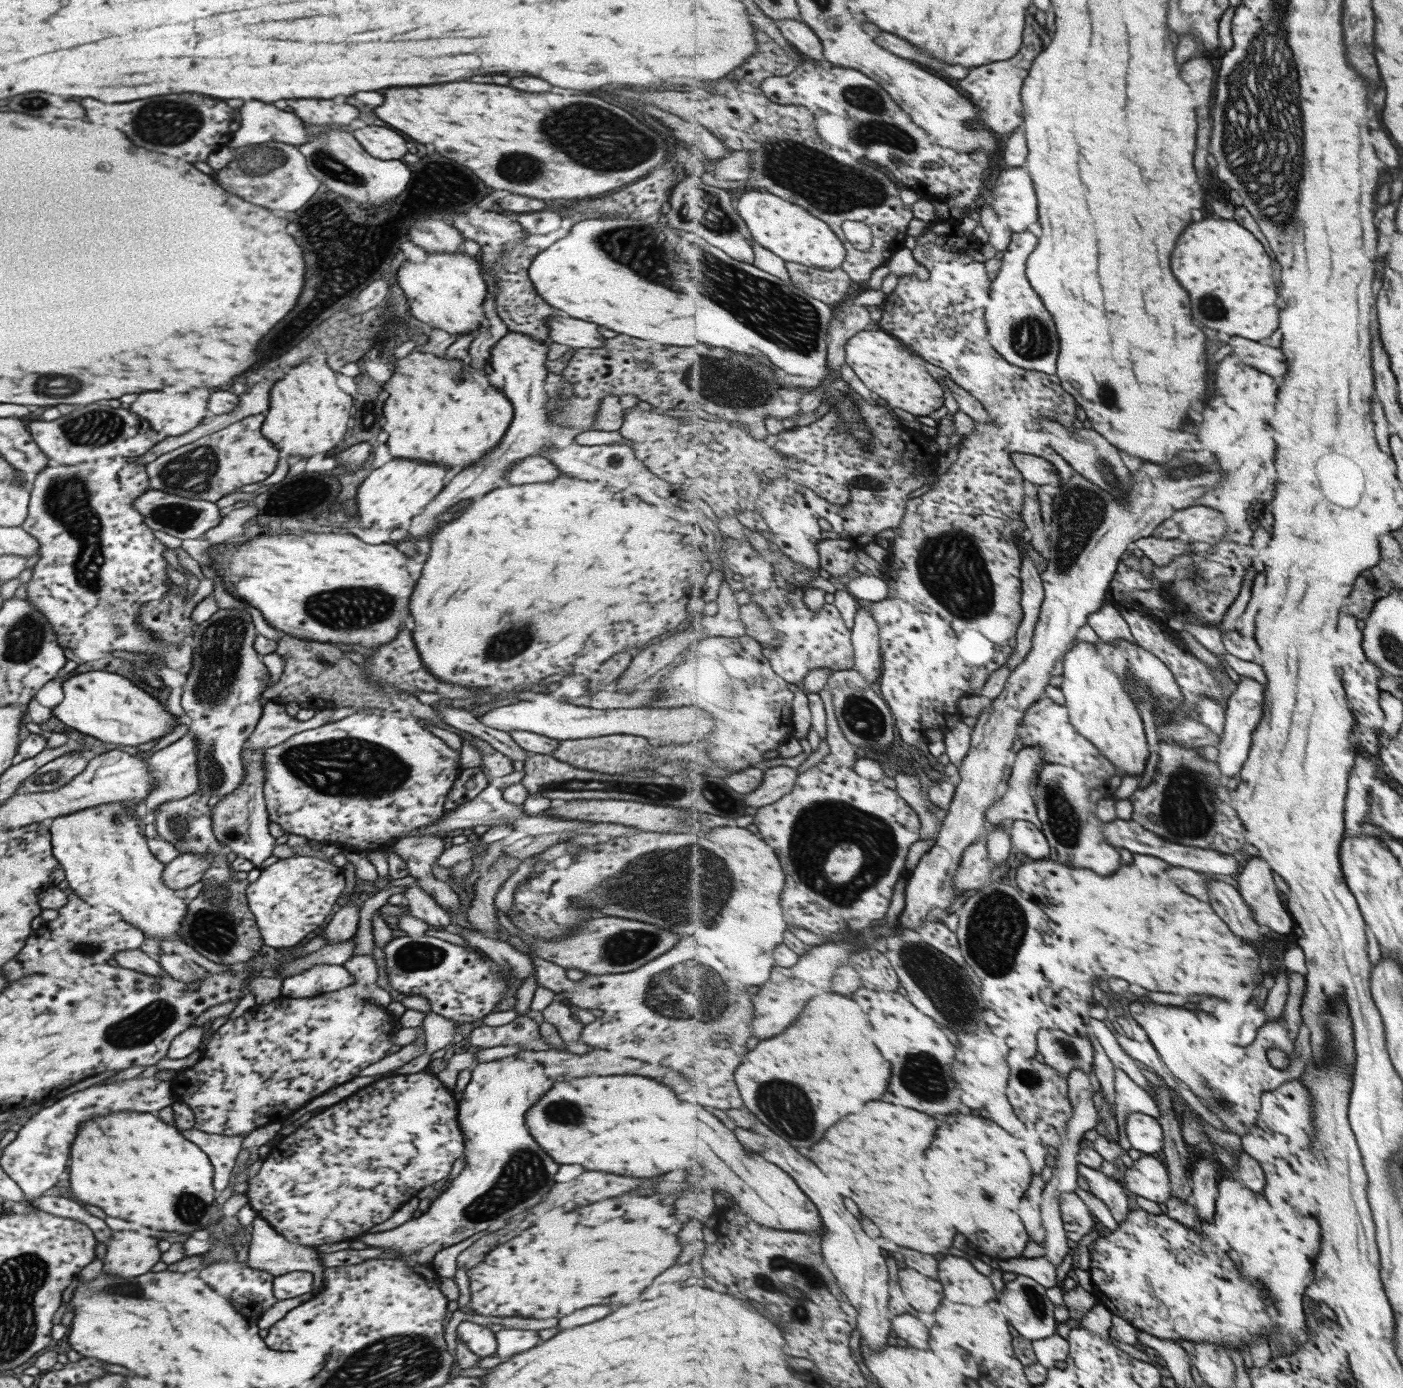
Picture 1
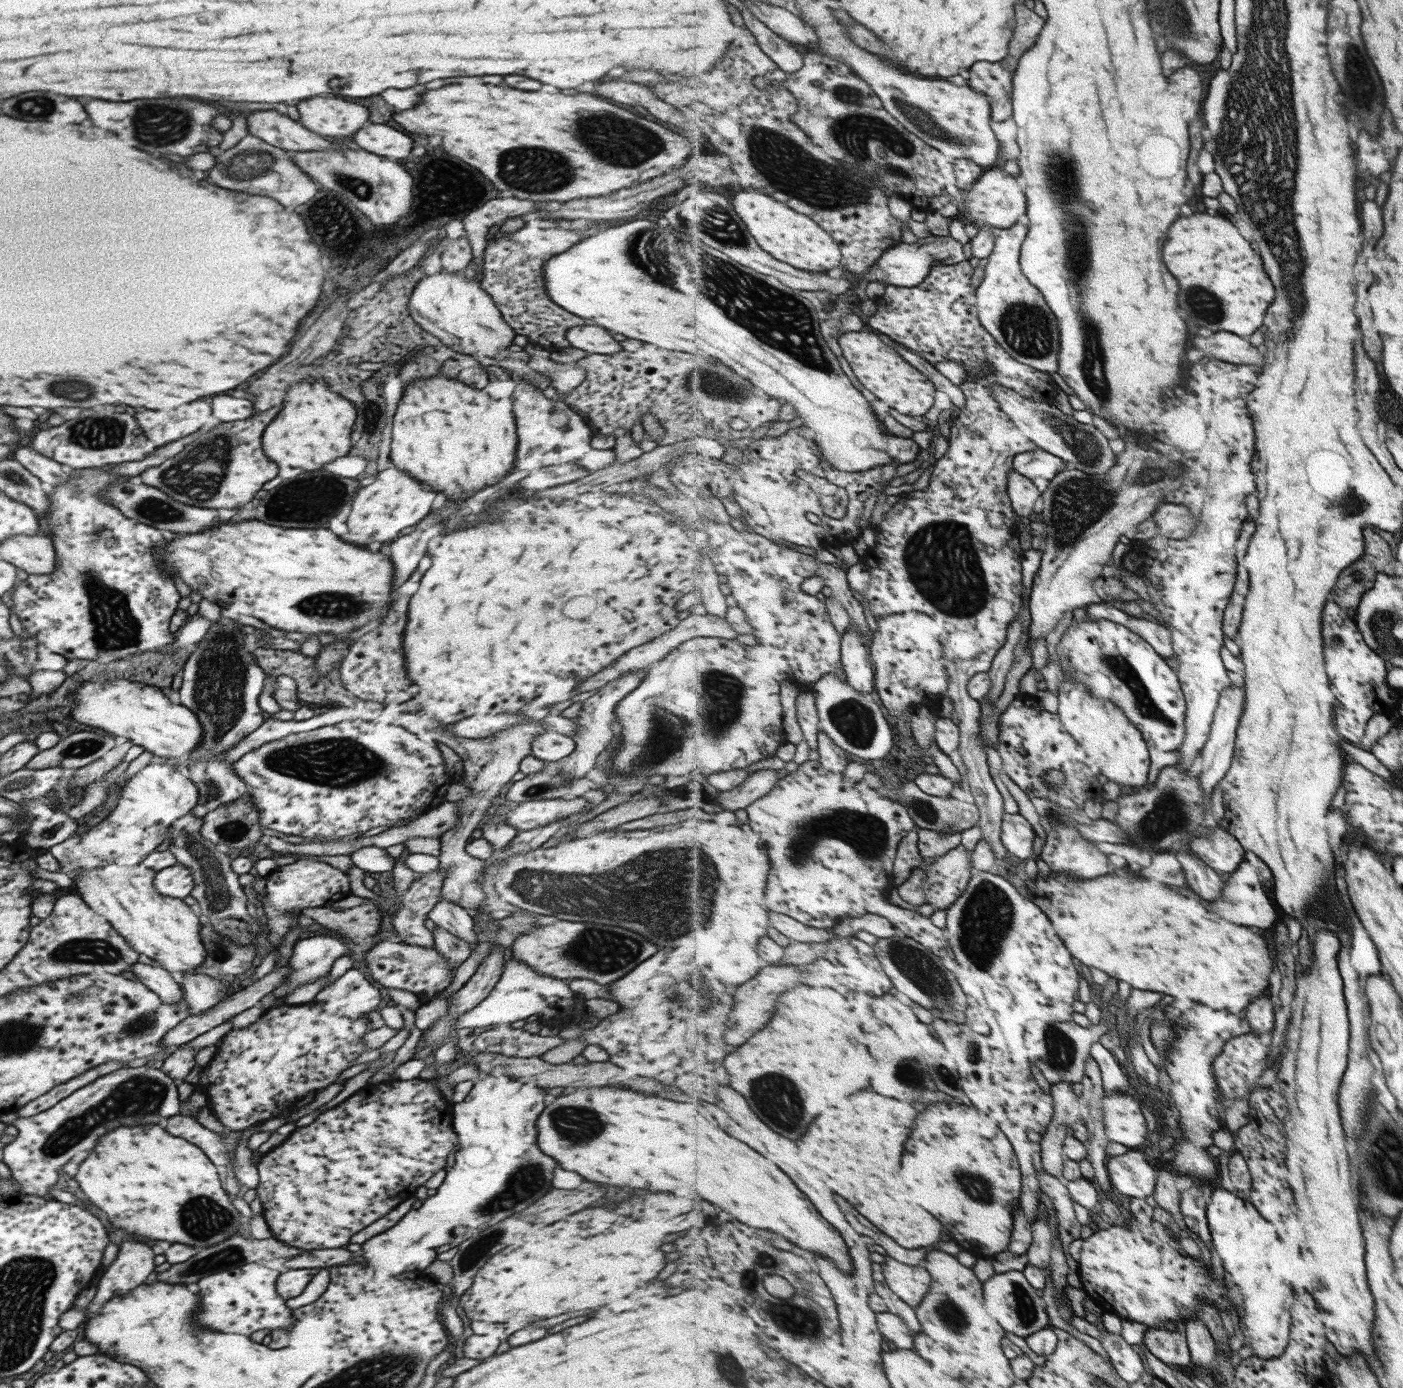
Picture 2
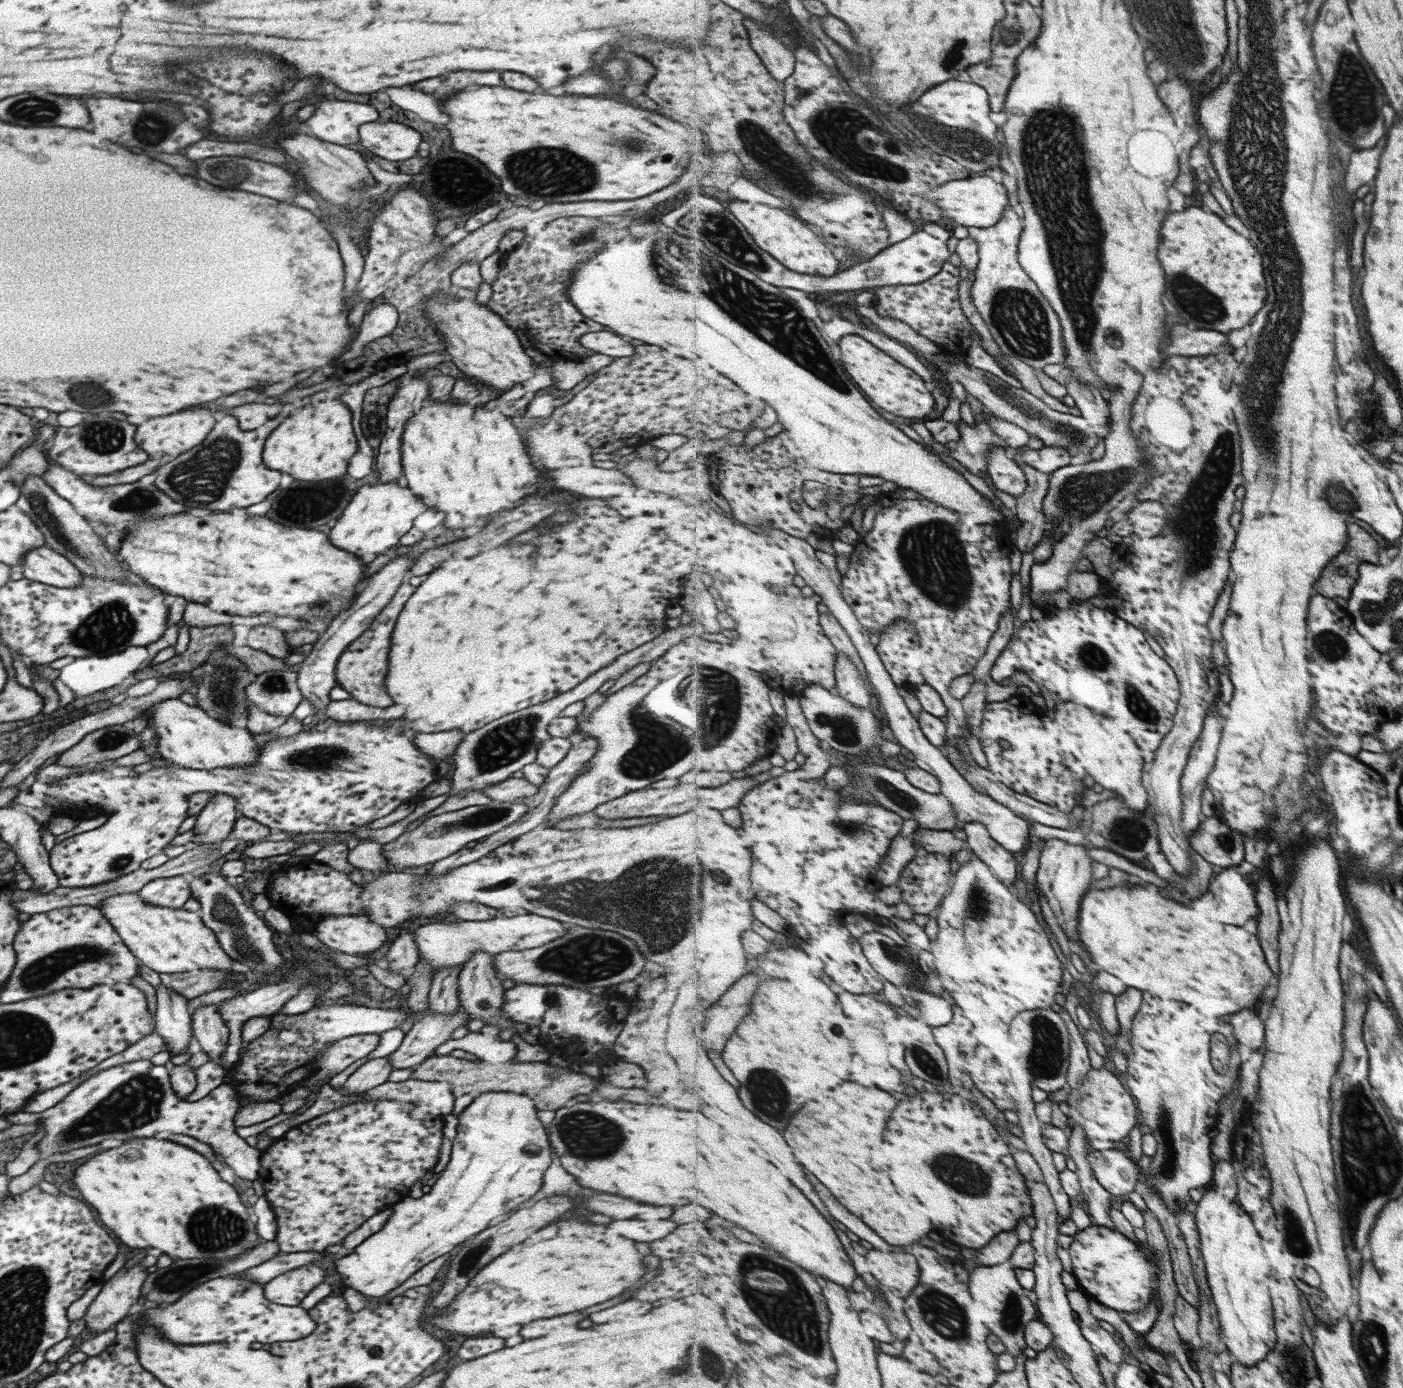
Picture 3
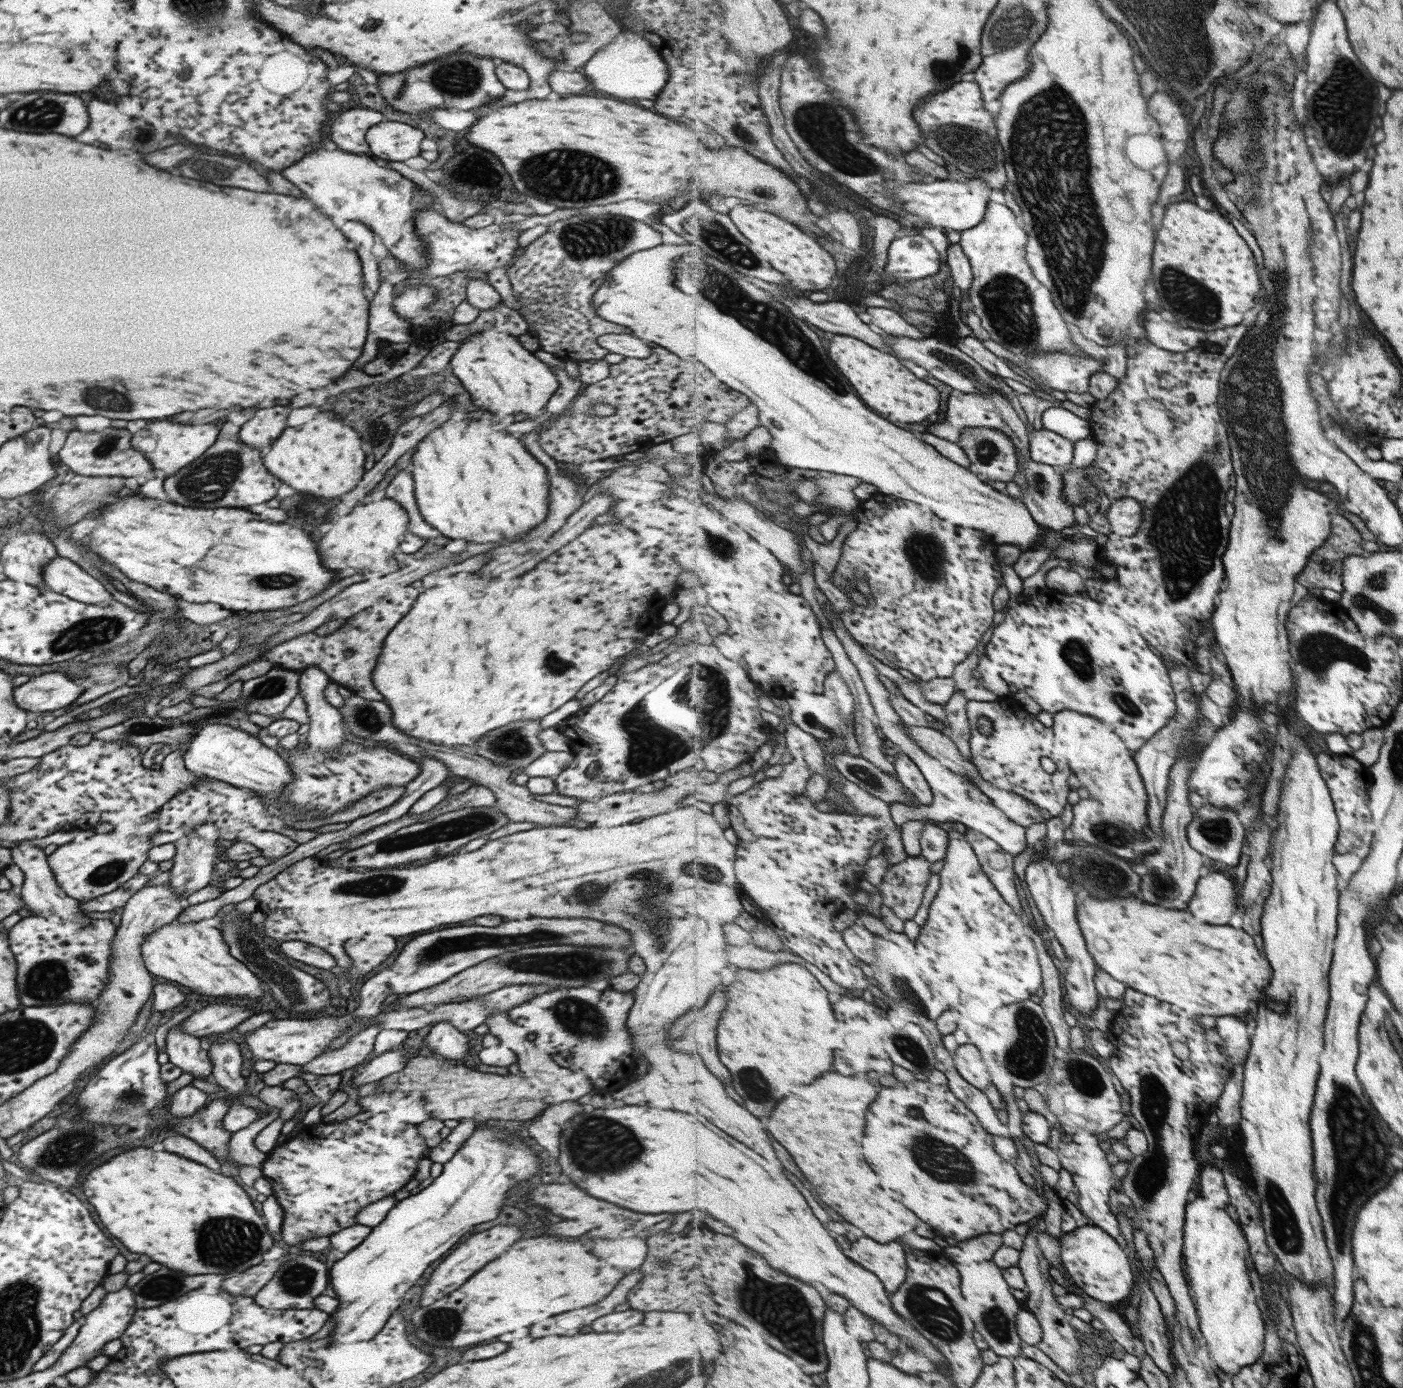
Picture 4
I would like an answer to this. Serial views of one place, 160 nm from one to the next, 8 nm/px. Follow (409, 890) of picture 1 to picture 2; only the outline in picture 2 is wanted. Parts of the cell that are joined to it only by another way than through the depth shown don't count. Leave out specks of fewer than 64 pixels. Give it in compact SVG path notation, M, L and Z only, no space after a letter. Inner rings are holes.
M437 926L432 928L432 934L434 948L445 958L447 970L453 977L459 965L470 956L469 946L461 938L455 938L453 934Z

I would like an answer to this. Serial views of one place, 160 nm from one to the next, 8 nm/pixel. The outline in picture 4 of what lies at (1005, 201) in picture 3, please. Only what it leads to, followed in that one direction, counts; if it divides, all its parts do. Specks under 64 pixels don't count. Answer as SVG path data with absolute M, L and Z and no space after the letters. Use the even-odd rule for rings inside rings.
M967 178L964 182L951 180L938 180L927 182L909 182L904 186L896 187L895 200L903 205L903 210L911 212L912 218L901 217L900 221L908 225L913 220L923 221L933 227L944 230L966 231L977 227L986 219L990 208L989 196L992 186L983 179Z

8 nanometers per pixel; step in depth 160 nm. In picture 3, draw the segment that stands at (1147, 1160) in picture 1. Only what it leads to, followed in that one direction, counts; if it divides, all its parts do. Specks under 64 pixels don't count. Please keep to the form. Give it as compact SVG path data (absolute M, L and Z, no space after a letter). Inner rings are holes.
M1091 1150L1088 1159L1095 1176L1112 1195L1131 1194L1143 1178L1143 1170L1121 1150Z

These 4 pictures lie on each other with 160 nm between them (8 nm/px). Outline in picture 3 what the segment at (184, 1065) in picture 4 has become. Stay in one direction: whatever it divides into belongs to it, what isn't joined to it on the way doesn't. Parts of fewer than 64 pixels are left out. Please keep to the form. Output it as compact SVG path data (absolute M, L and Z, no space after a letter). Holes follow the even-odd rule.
M159 984L155 989L157 1010L154 1019L155 1032L166 1042L166 1051L174 1055L190 1054L194 1049L190 1015L187 1014L187 1001L175 991Z

